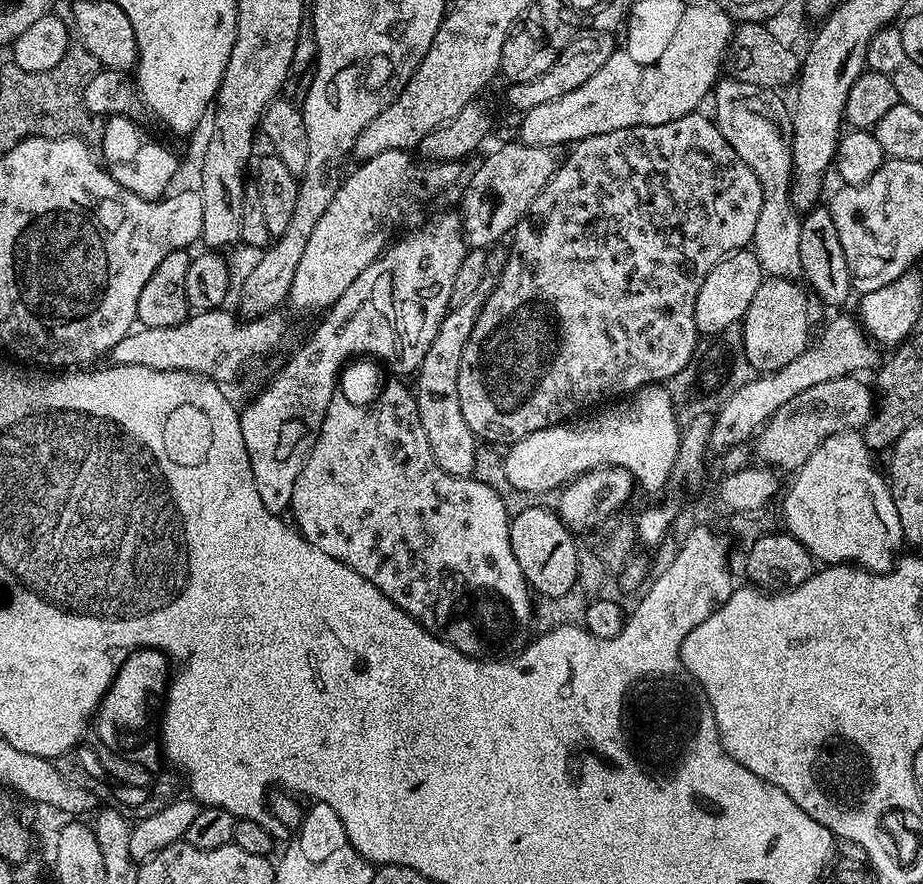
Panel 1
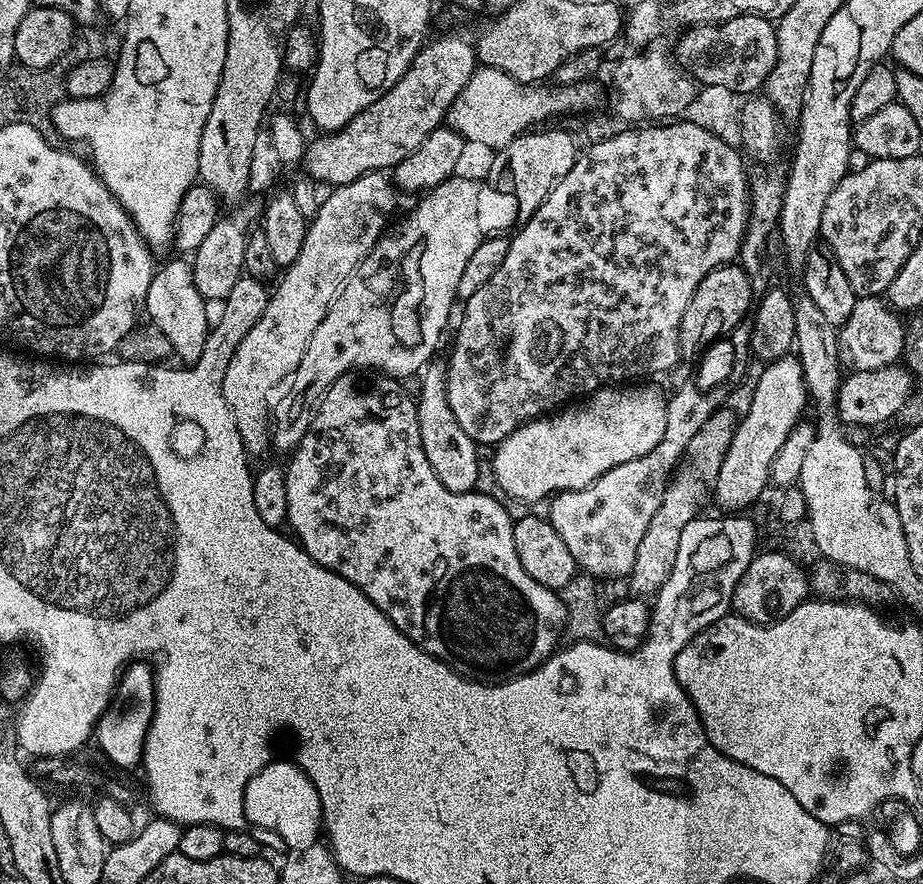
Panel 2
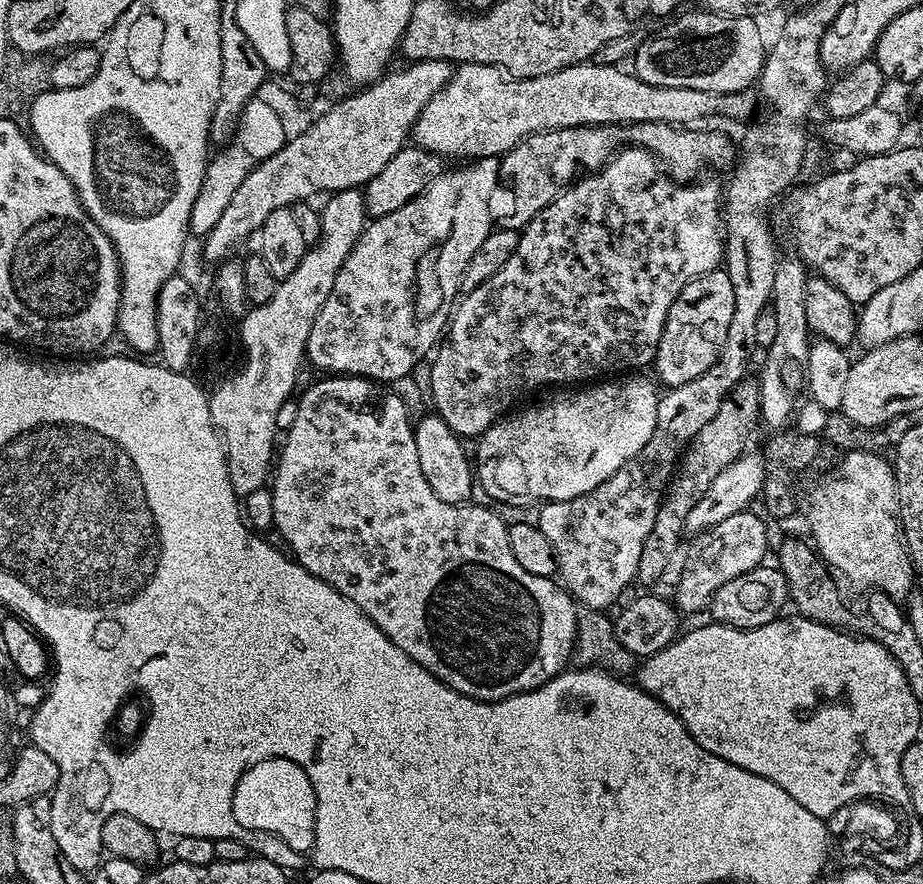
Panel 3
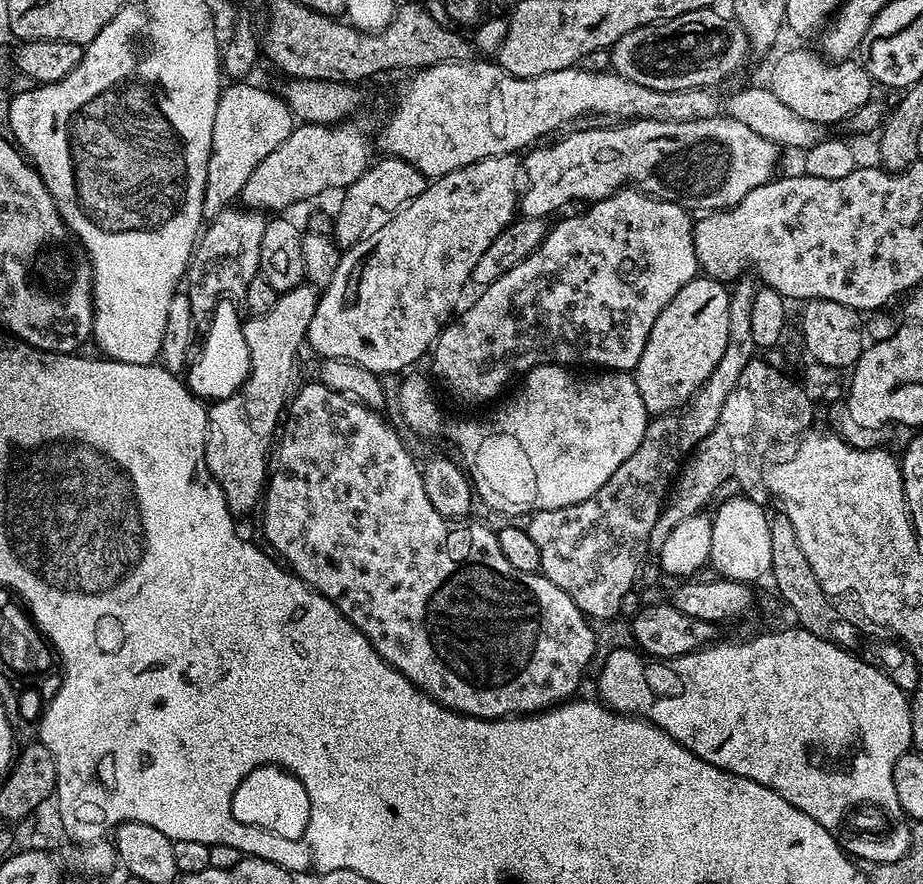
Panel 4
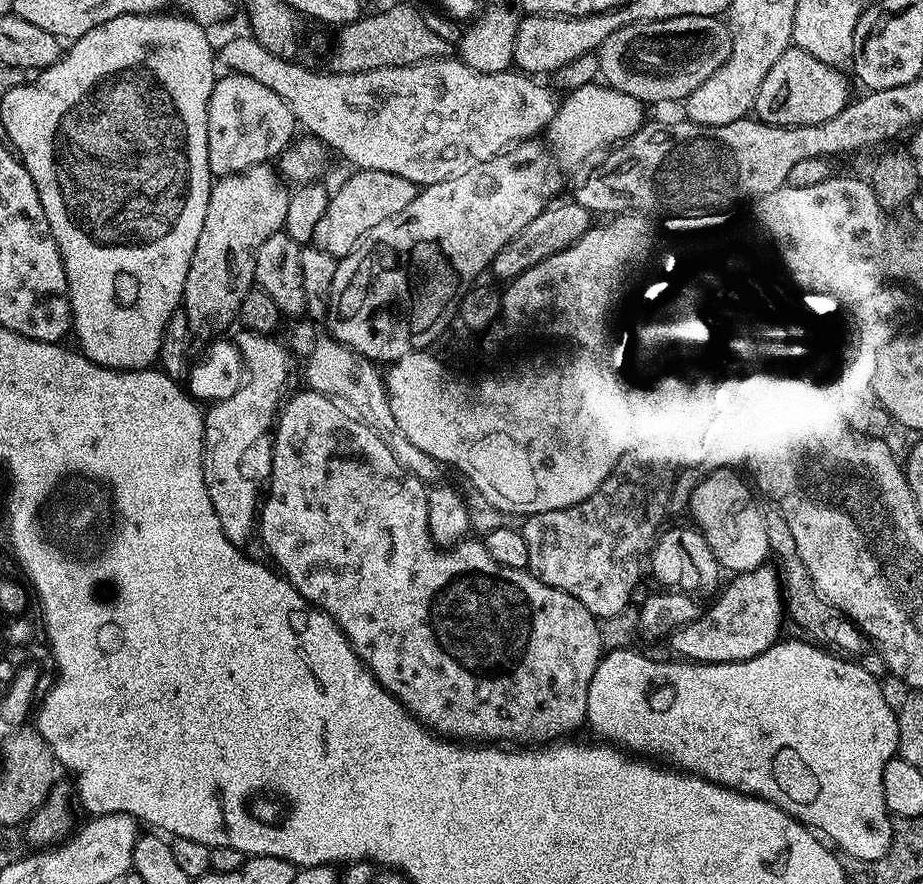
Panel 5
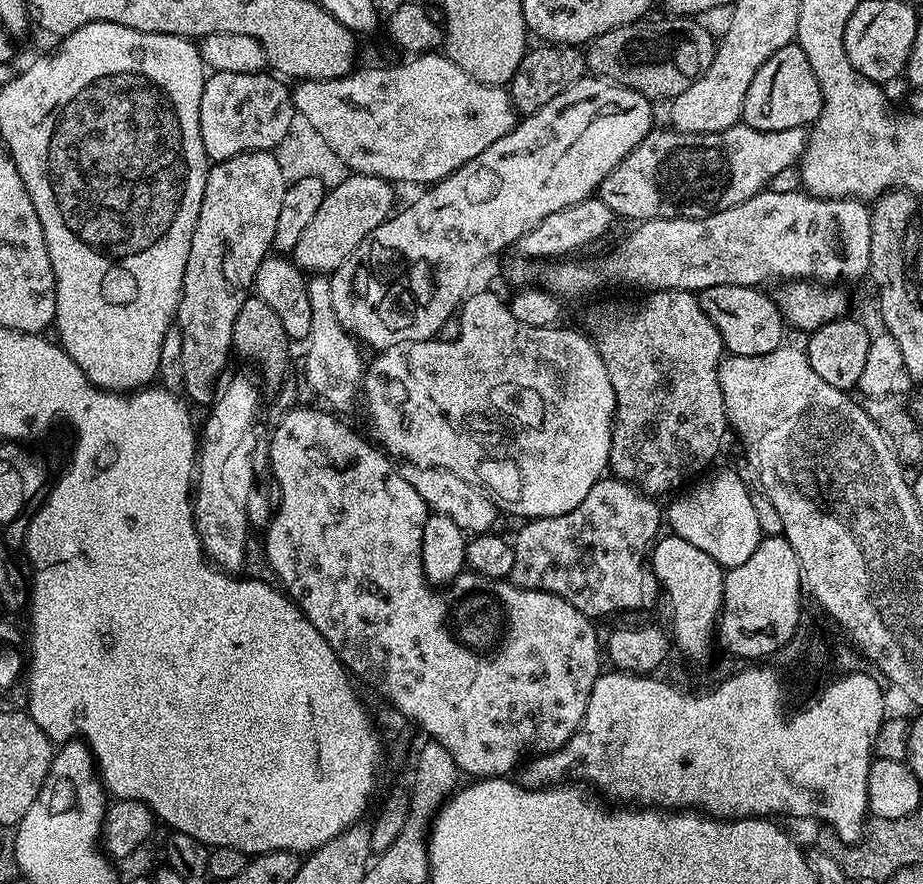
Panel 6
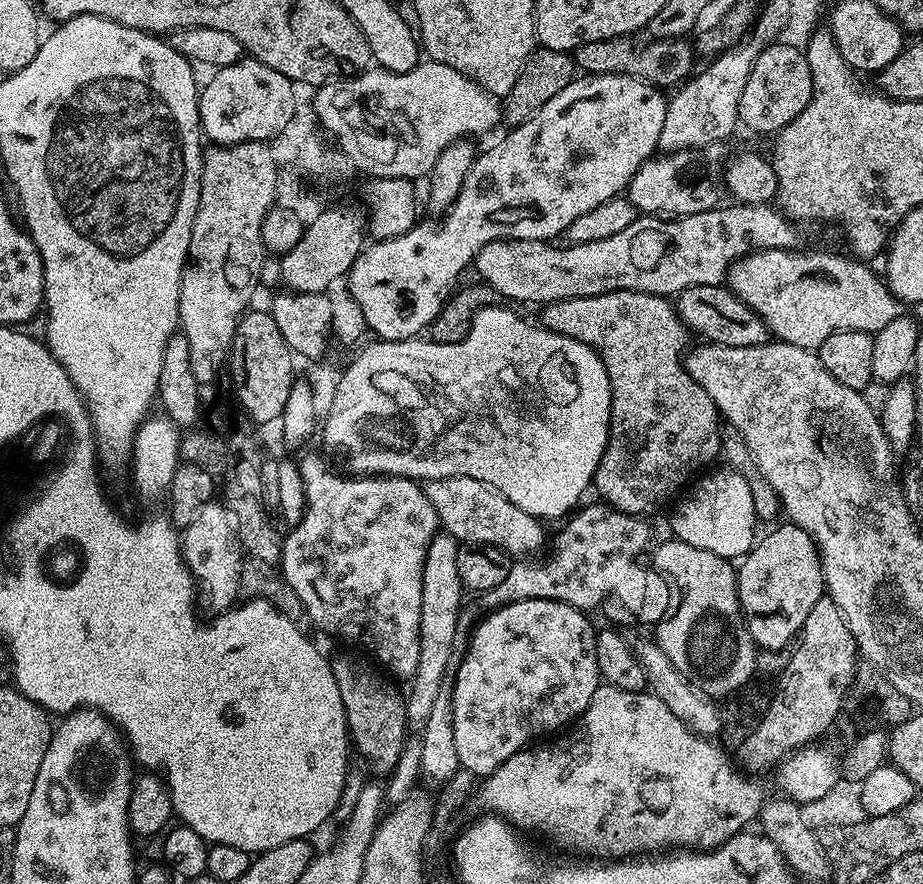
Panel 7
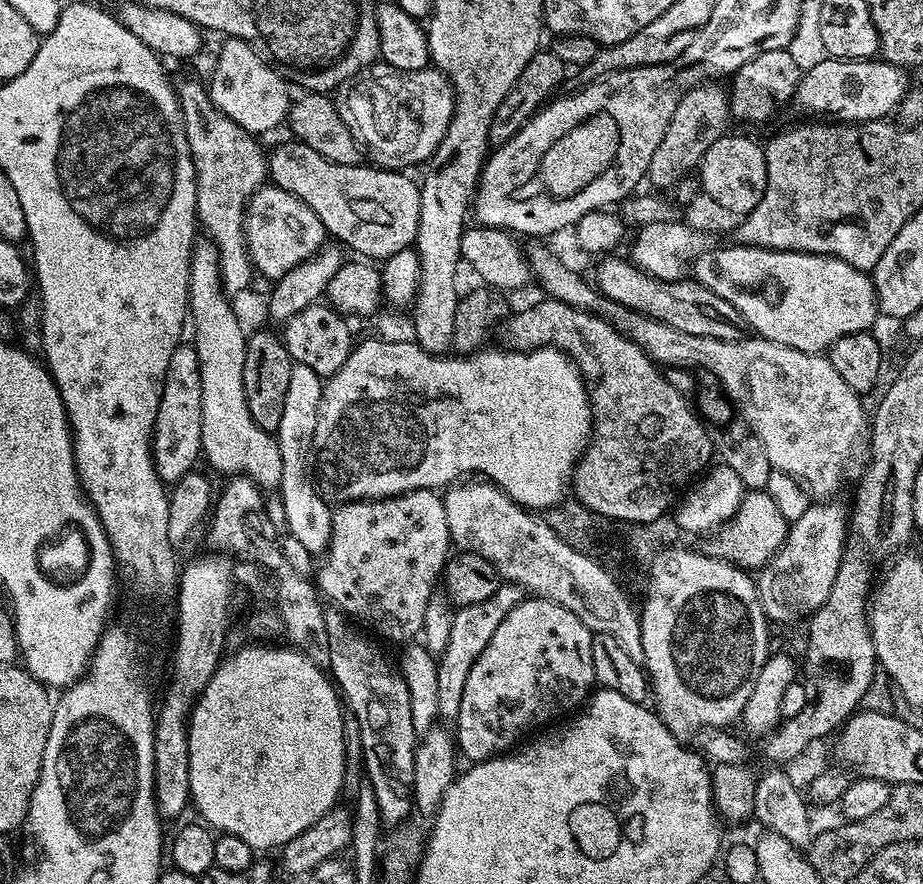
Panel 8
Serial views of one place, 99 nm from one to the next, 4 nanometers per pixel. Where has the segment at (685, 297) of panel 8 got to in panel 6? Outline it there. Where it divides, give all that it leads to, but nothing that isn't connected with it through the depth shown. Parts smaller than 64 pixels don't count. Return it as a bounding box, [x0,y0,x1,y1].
[698,284,786,356]

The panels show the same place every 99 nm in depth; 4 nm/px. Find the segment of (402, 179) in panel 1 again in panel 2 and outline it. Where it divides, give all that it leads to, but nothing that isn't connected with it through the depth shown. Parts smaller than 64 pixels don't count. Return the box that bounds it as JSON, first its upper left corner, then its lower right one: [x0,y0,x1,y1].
[222,172,398,458]

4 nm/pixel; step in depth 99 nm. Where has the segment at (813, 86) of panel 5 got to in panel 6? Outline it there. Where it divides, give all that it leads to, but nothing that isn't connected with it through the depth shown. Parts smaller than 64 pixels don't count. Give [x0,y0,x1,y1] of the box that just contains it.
[742,42,823,132]

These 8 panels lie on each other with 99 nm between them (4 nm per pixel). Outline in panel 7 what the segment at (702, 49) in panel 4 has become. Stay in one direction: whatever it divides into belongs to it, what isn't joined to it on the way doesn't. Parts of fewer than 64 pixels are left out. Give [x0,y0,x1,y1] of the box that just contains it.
[575,36,694,86]

